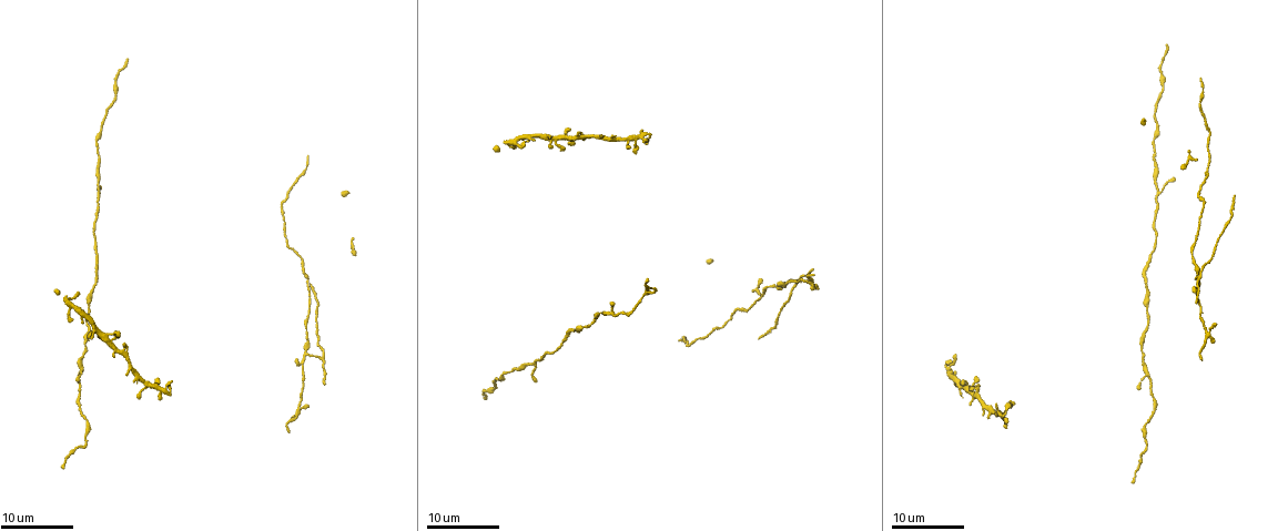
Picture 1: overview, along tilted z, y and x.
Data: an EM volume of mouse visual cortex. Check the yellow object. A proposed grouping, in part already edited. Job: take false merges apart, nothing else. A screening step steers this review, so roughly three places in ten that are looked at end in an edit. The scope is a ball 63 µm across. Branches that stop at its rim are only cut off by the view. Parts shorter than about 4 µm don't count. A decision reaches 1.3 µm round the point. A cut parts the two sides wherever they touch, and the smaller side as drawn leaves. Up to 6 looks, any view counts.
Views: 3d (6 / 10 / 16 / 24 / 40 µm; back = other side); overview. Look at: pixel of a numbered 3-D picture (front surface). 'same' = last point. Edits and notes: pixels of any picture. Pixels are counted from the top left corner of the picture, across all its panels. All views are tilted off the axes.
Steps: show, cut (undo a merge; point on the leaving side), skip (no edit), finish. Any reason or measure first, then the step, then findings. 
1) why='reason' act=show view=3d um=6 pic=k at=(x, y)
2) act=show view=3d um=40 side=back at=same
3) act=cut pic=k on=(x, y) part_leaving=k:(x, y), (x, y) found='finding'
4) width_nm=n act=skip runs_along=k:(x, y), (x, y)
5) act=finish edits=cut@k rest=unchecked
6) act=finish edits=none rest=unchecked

why='two arms in line, one across' act=show view=3d um=24 pic=1 at=(1160, 191)

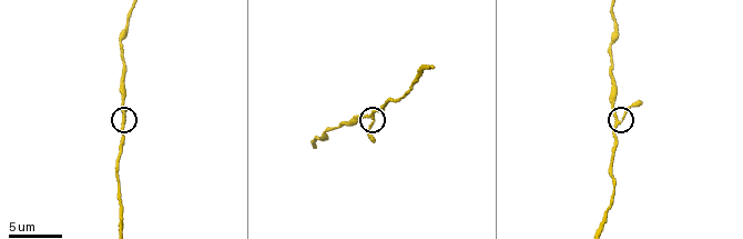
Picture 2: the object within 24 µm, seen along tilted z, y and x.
why='closer look' act=show view=3d um=6 pic=2 at=(619, 122)

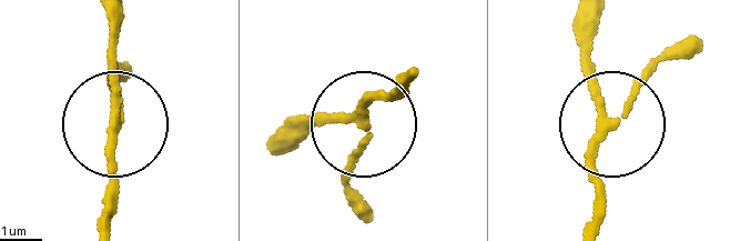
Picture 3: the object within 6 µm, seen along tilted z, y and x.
side_arm_um=36 act=skip runs_along=3:(101, 227), (115, 27) found='one neuron here'

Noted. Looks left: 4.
act=show view=3d um=16 pic=1 at=(1149, 375)

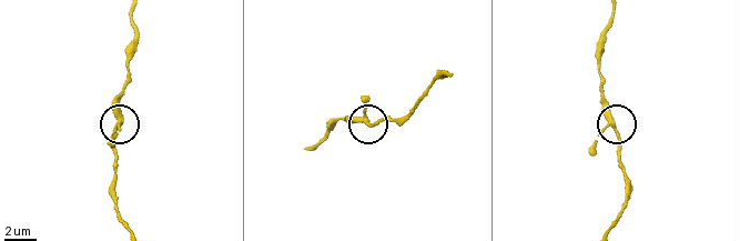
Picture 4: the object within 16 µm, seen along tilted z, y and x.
act=show view=3d um=6 pic=4 at=(614, 130)

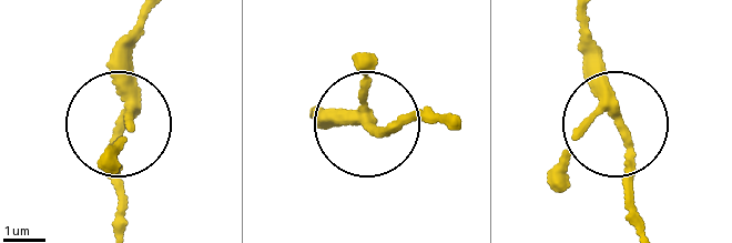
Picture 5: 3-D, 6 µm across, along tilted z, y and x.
act=skip runs_along=5:(586, 27), (599, 101), (623, 147), (629, 221) found='one neuron here'

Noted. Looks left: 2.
why='two arms in line, one across' act=show view=3d um=16 pic=1 at=(304, 354)

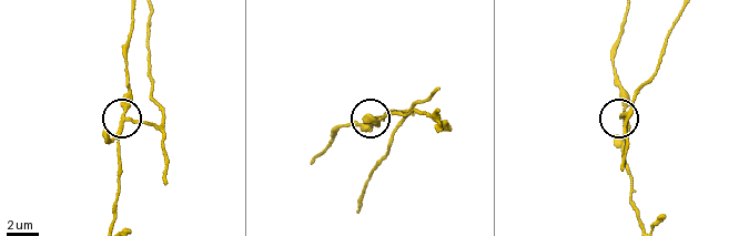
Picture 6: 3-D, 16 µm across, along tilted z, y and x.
why='zoom in' act=show view=3d um=6 pic=6 at=(124, 121)

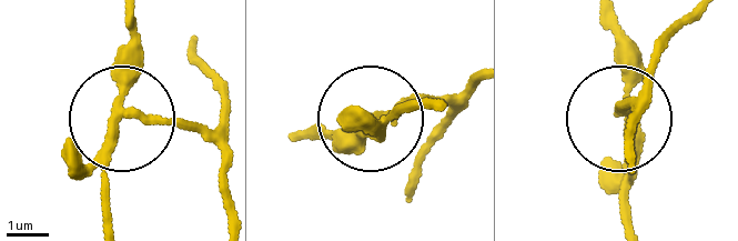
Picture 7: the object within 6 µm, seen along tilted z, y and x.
arms=3 act=cut pic=7 on=(76, 174) part_leaving=7:(117, 128), (221, 117), (221, 88), (194, 42) found='two neurons meet here'

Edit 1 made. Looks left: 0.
act=finish edits=cut@7 rest=unchecked

